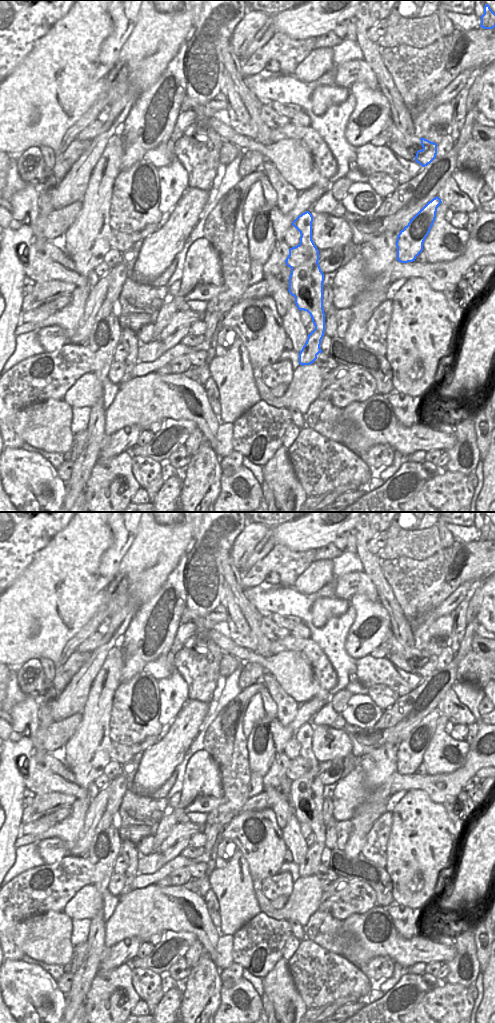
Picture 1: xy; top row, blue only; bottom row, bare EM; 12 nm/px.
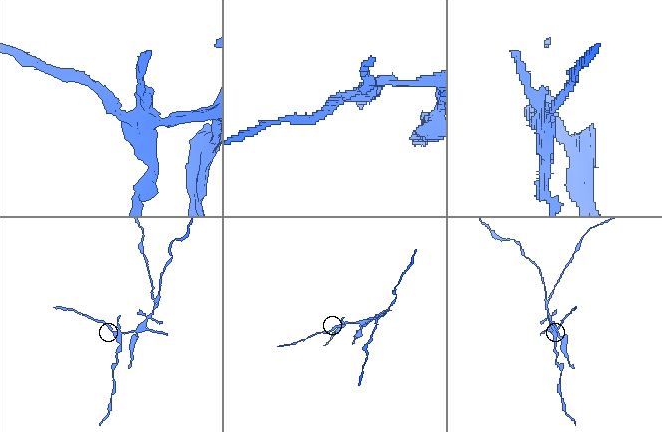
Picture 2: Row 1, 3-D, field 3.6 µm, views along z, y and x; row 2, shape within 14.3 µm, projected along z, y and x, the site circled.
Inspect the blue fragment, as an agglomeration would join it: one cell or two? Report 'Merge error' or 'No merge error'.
Merge error.

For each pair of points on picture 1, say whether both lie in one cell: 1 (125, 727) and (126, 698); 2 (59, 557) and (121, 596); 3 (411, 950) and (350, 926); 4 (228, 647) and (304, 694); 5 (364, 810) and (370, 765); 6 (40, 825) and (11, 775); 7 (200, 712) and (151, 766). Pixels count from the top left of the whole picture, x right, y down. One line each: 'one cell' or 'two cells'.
1: one cell
2: one cell
3: one cell
4: one cell
5: one cell
6: two cells
7: one cell

